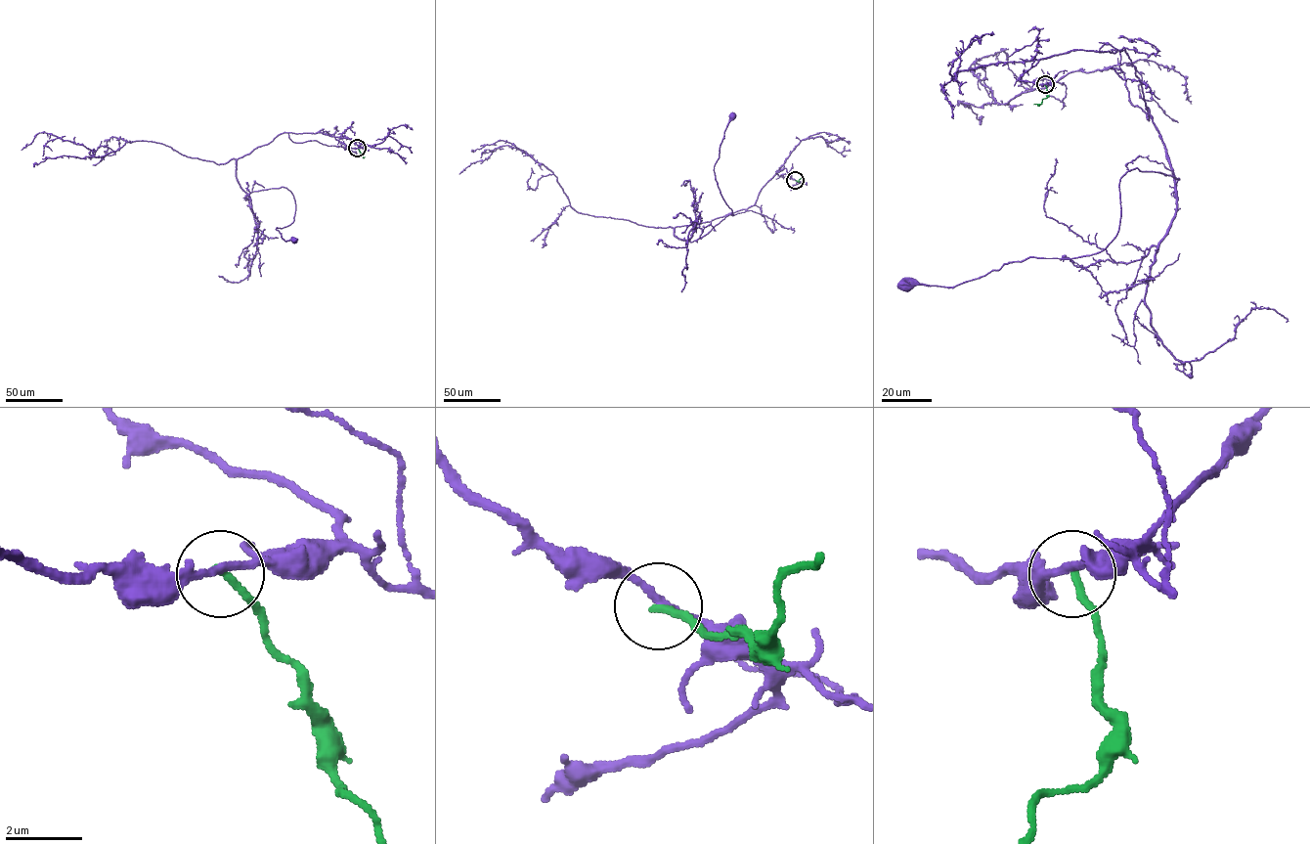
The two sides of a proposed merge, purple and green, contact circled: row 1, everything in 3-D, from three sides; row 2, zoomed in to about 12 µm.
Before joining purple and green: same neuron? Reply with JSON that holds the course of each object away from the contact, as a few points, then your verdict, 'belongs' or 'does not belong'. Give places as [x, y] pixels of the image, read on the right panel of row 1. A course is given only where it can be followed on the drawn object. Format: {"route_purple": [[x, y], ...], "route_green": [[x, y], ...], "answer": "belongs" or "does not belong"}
{"route_purple": [[1045, 84], [1019, 79], [1071, 50], [1124, 50], [1179, 179], [1128, 170], [1119, 229], [1095, 254], [906, 286]], "route_green": [[1045, 84], [1047, 97], [1040, 104], [1033, 104]], "answer": "does not belong"}

